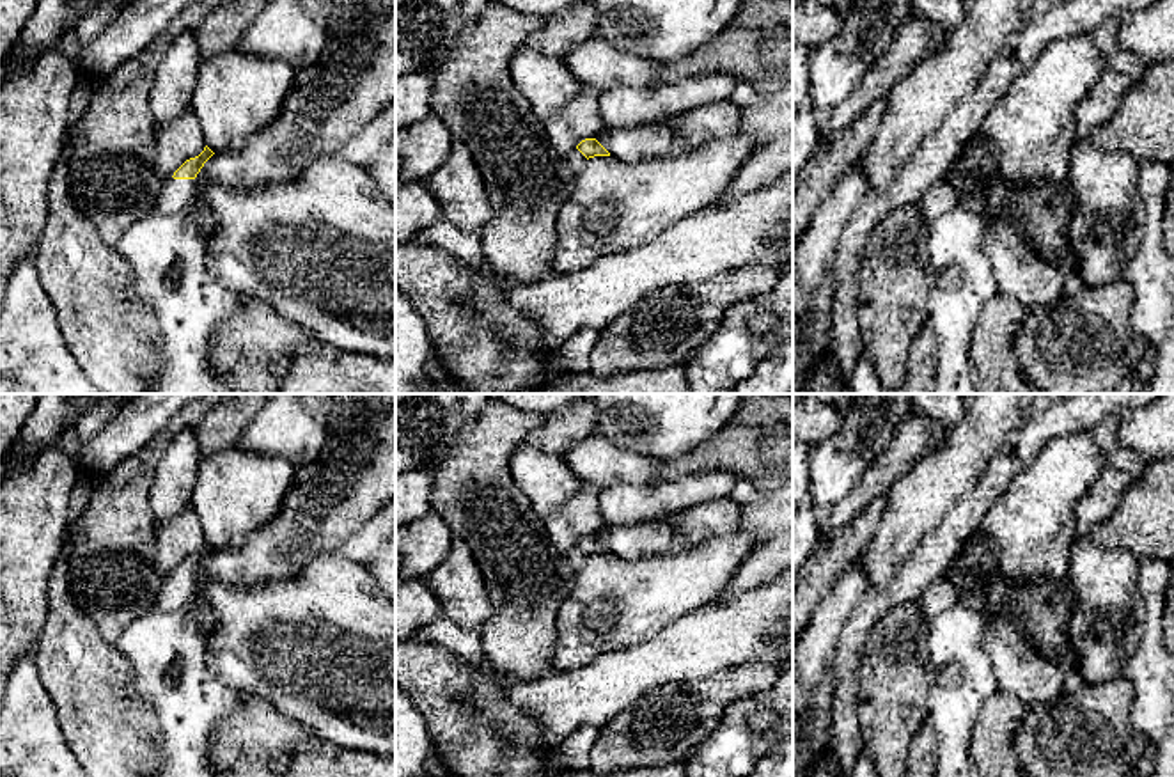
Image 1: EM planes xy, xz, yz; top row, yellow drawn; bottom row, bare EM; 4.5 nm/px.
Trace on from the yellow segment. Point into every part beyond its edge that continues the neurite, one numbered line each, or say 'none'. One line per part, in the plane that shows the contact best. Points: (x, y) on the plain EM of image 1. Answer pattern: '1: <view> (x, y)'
1: xy (176, 593)

